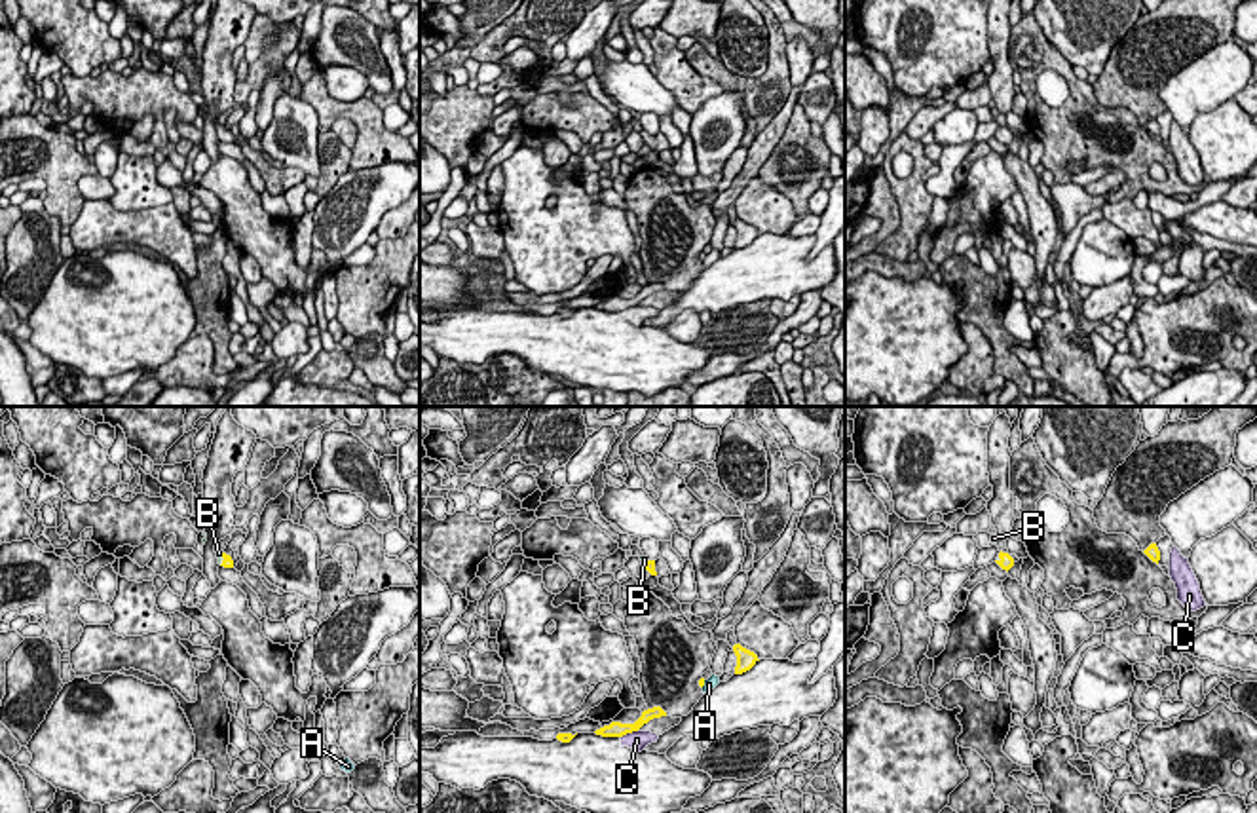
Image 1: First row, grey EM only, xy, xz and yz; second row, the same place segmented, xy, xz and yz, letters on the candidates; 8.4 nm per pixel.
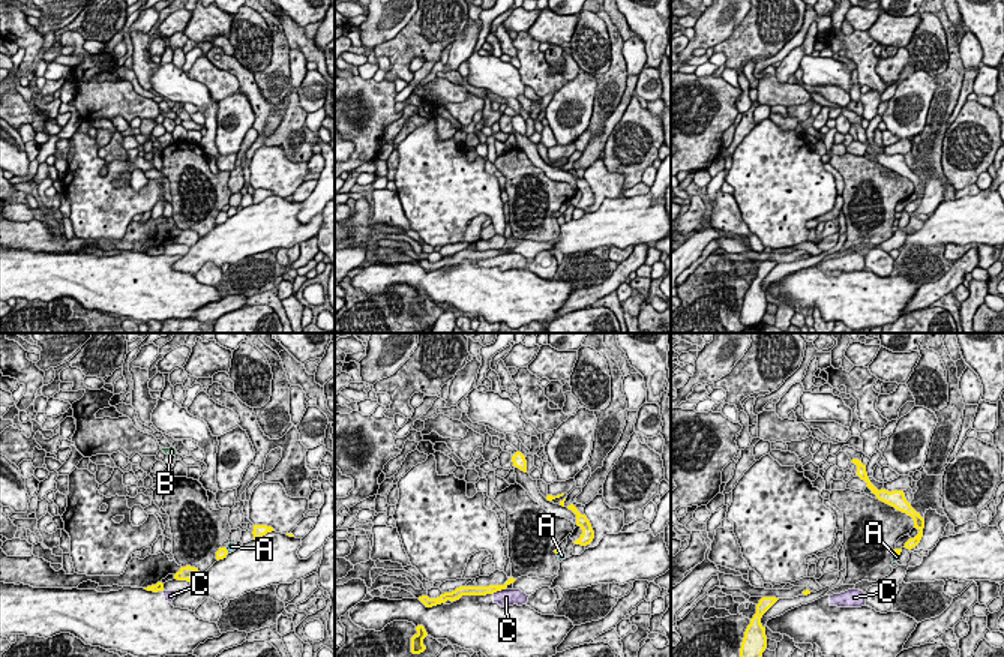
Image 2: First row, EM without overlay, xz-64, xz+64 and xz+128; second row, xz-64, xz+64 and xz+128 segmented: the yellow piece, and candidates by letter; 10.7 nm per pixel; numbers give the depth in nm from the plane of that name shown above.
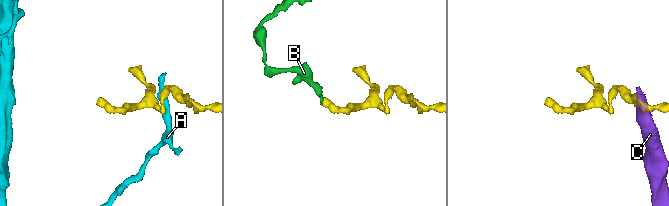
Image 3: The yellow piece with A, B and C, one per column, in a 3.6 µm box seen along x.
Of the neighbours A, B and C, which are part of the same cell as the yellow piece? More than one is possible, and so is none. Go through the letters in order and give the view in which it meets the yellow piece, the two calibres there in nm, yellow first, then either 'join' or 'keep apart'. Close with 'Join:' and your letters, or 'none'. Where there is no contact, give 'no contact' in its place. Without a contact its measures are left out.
A: xz | 60/100 nm | keep apart
B: xy | 90/60 nm | join
C: xz | 130/160 nm | keep apart
Join: B

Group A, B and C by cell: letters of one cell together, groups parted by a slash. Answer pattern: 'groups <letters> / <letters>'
groups A / B / C

